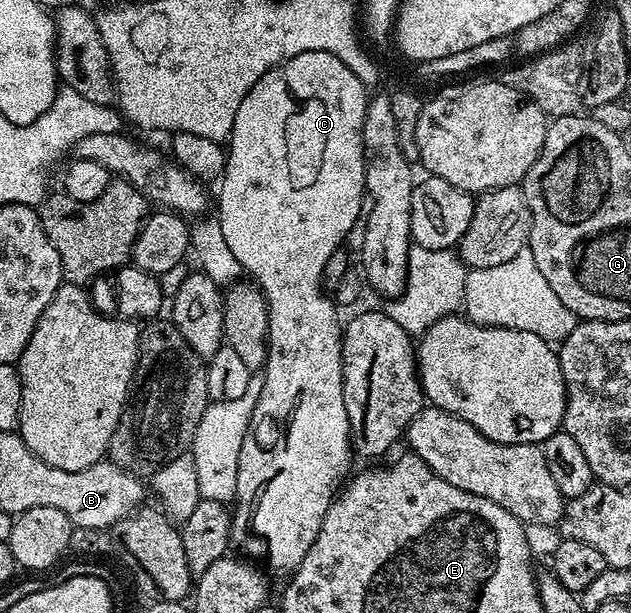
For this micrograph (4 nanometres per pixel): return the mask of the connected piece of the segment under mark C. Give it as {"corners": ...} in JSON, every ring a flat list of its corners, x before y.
{"corners":[[303,52,281,63,276,70,266,72,254,84,251,92,243,96,243,104,239,104,239,112,235,112,235,124,227,139,225,173,219,179,221,195,217,198,215,217,223,228,227,248,231,248,231,253,235,256,235,260,239,260,242,271,263,291,265,301,269,303,269,359,265,361,263,367,261,391,257,397,255,412,249,421,247,436,243,436,243,448,239,448,237,497,231,510,231,542,234,547,237,545,242,550,240,553,246,559,265,558,266,564,271,569,278,570,279,573,285,574,284,576,292,575,297,565,303,560,303,556,307,556,311,544,315,544,315,536,319,536,319,528,323,524,323,516,327,516,327,508,337,497,343,483,351,474,351,469,349,470,351,435,347,408,343,404,343,368,341,367,343,322,342,319,337,319,338,307,334,299,323,289,321,277,327,260,333,252,342,249,343,243,358,225,363,214,363,203,367,195,365,192,365,153,361,143,361,133,363,132,366,101,367,87,361,83,359,76,355,76,355,72,351,72,351,68,347,68,347,64,343,64,343,60,339,60,339,56,331,56,331,52]]}

